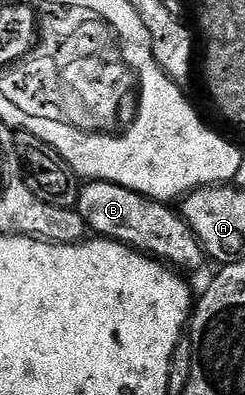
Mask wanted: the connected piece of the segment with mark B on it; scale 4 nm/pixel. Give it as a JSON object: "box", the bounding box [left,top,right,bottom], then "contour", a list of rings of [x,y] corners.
{"box":[76,180,204,271],"contour":[[[87,180],[78,190],[78,203],[76,206],[79,215],[84,219],[87,230],[91,234],[108,241],[119,241],[129,249],[137,249],[155,261],[161,261],[178,271],[198,269],[204,262],[202,244],[196,239],[194,232],[188,227],[181,212],[174,213],[169,204],[156,201],[153,197],[145,197],[142,193],[132,191],[128,187],[120,187],[111,181]]]}

